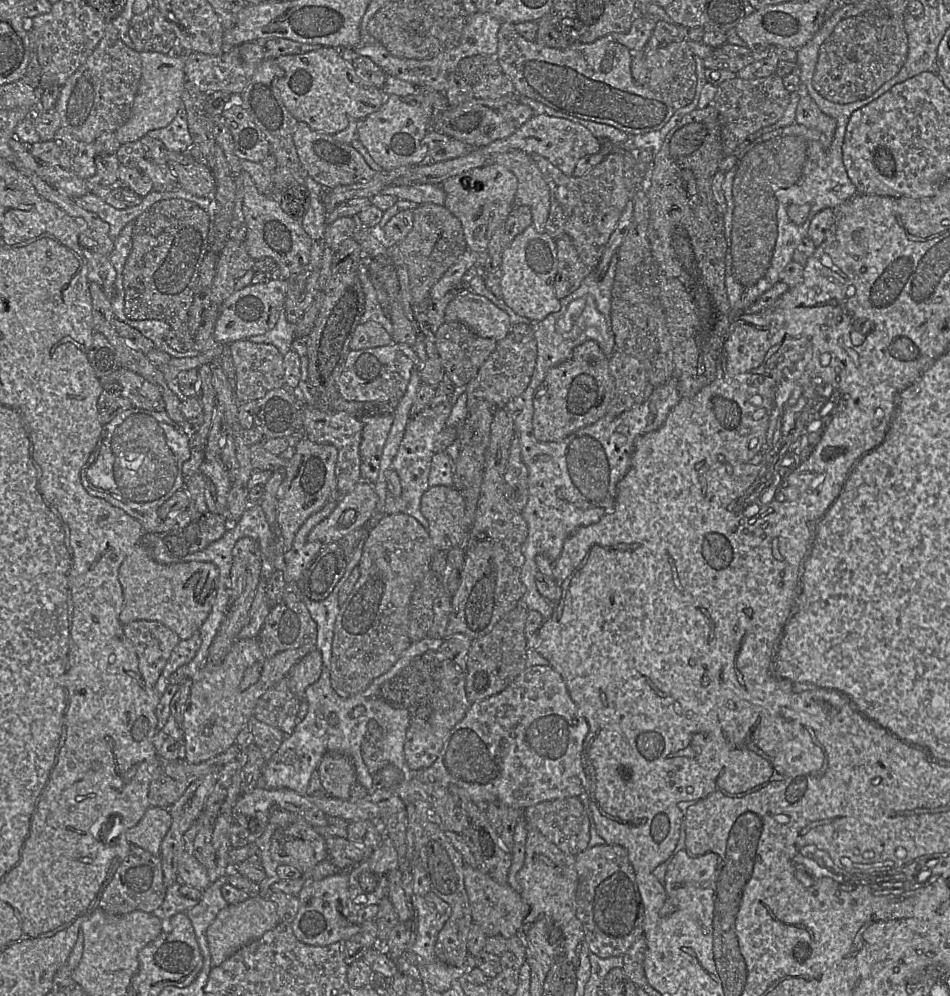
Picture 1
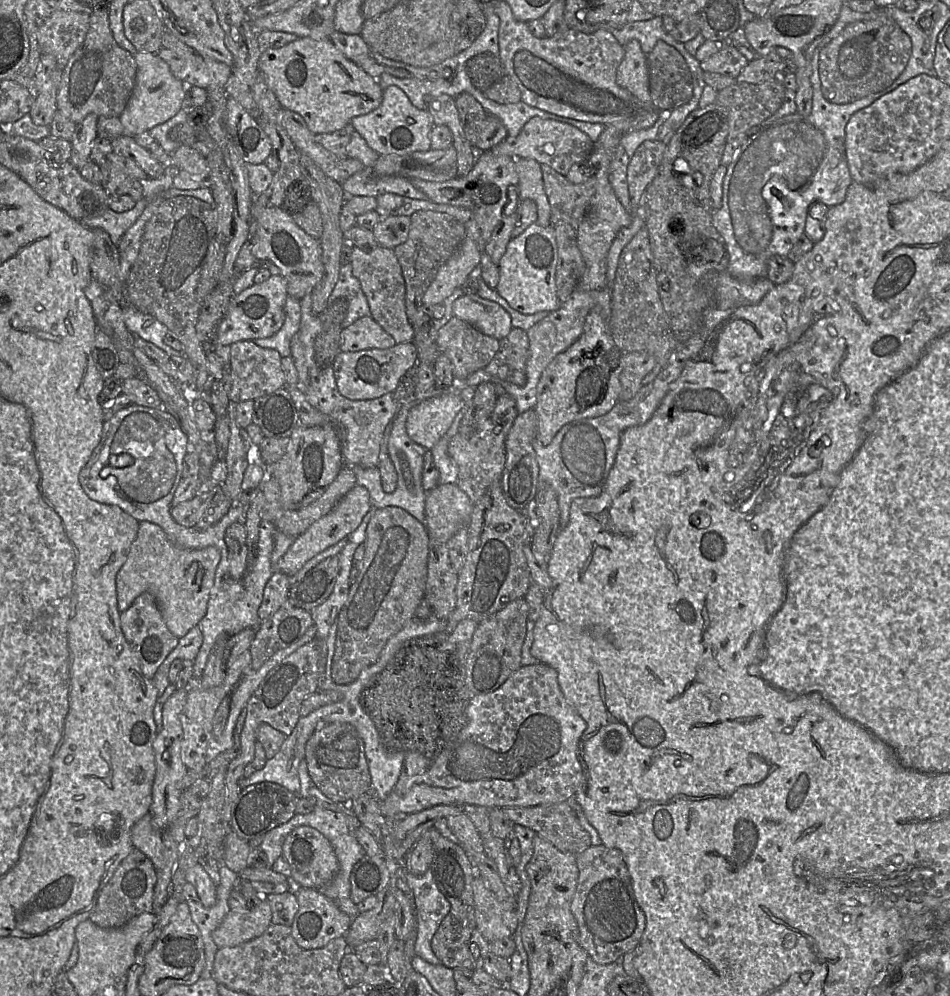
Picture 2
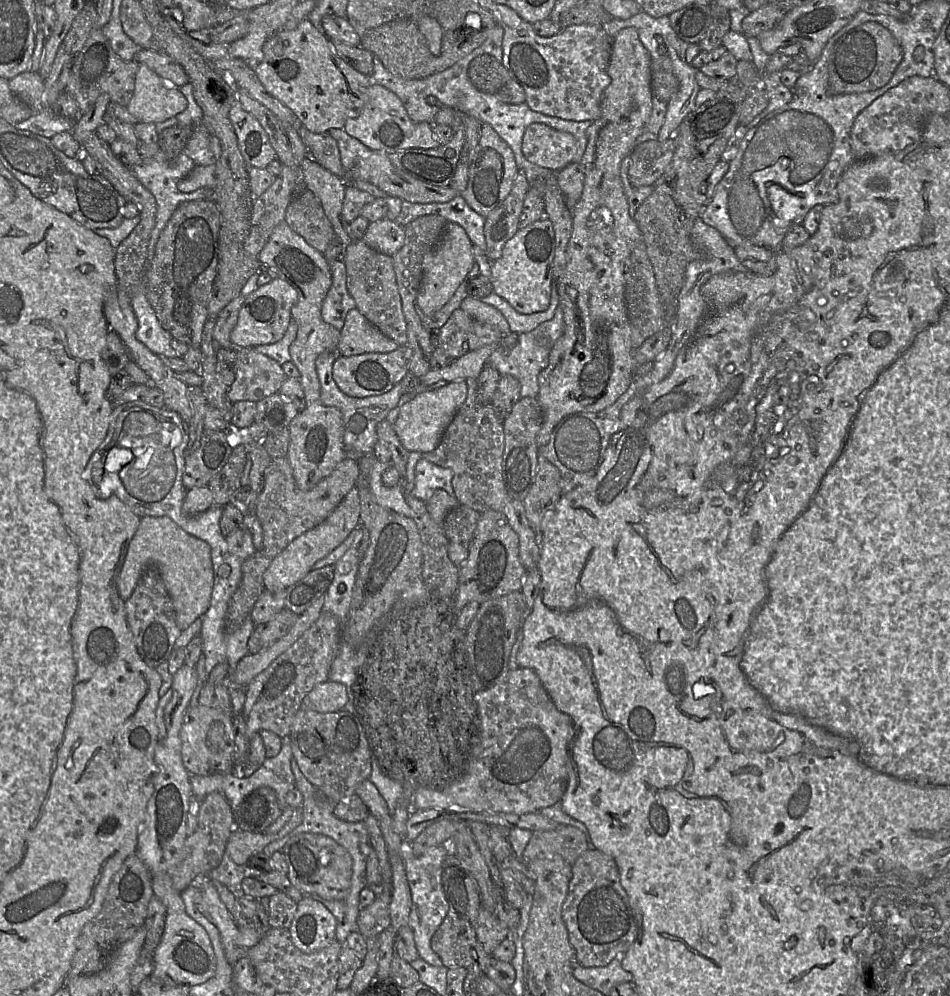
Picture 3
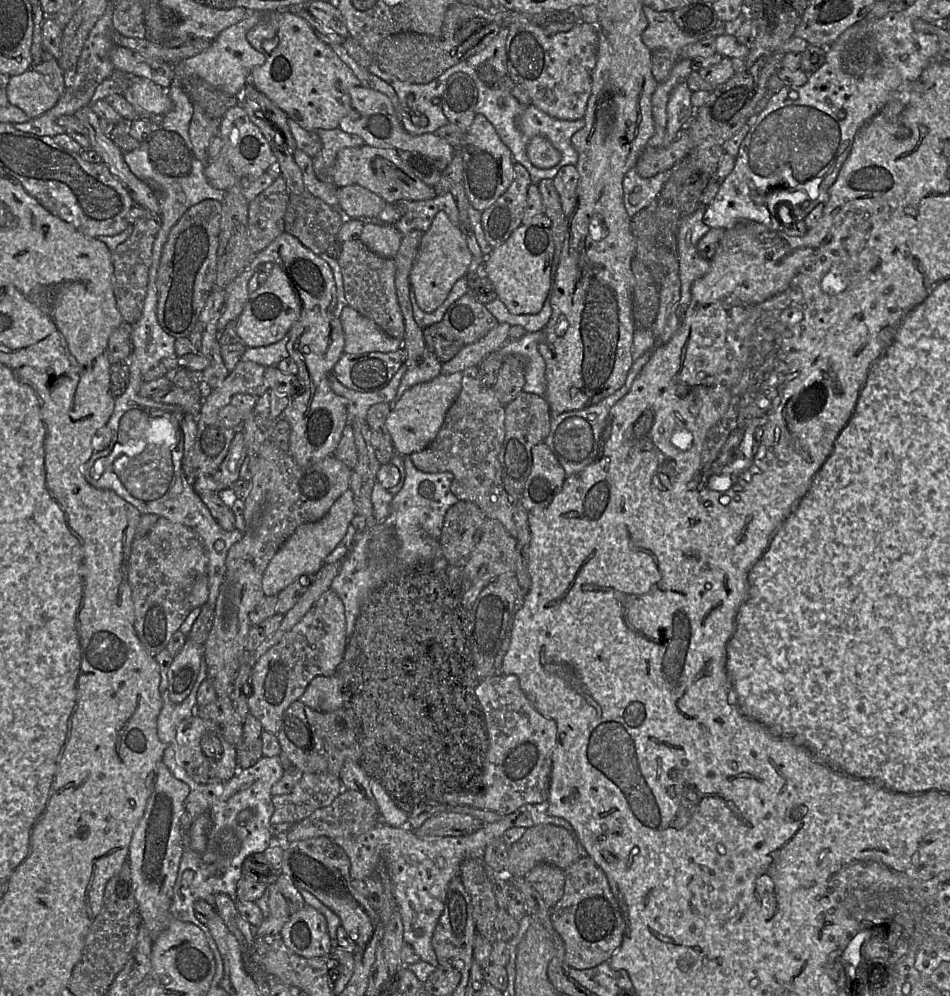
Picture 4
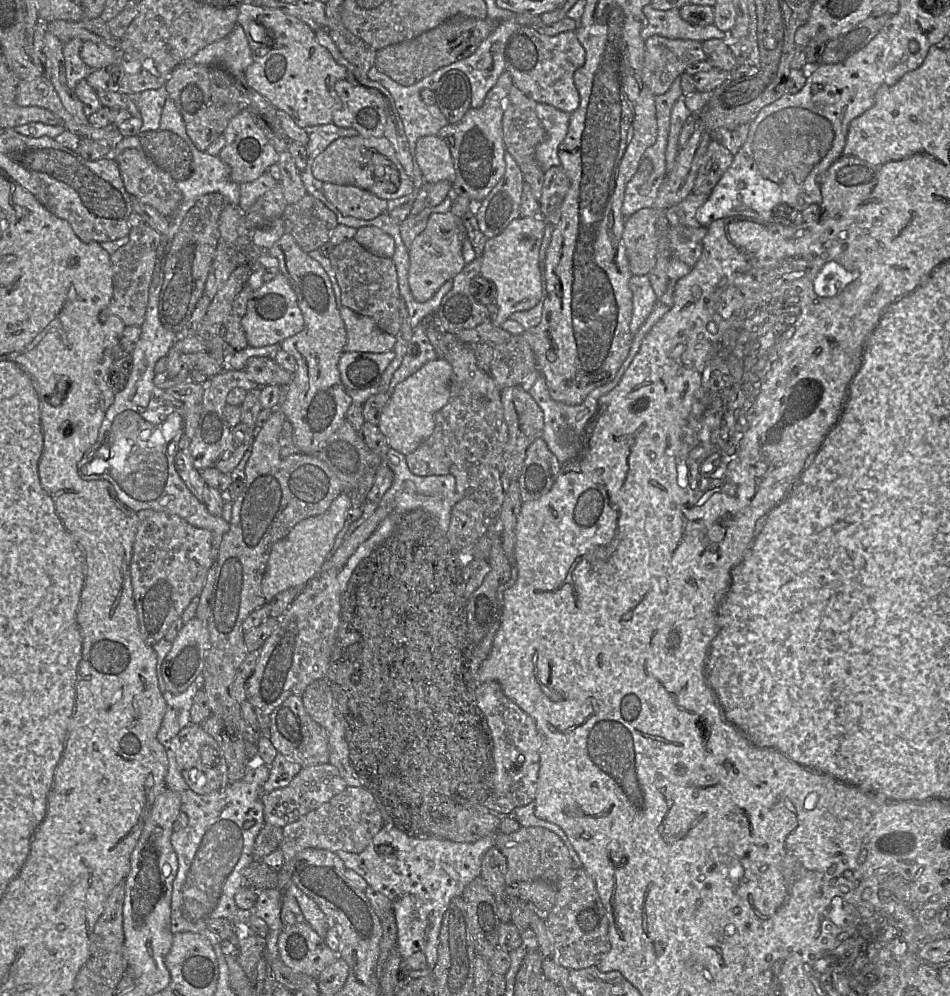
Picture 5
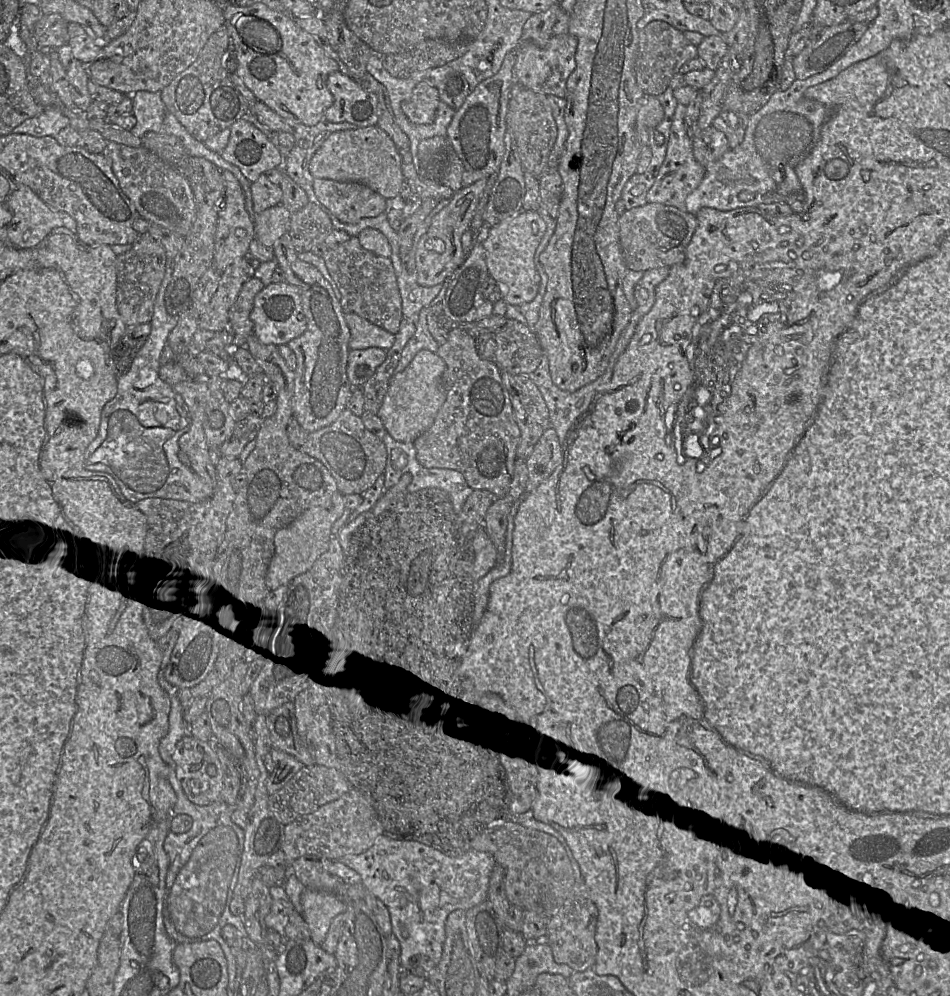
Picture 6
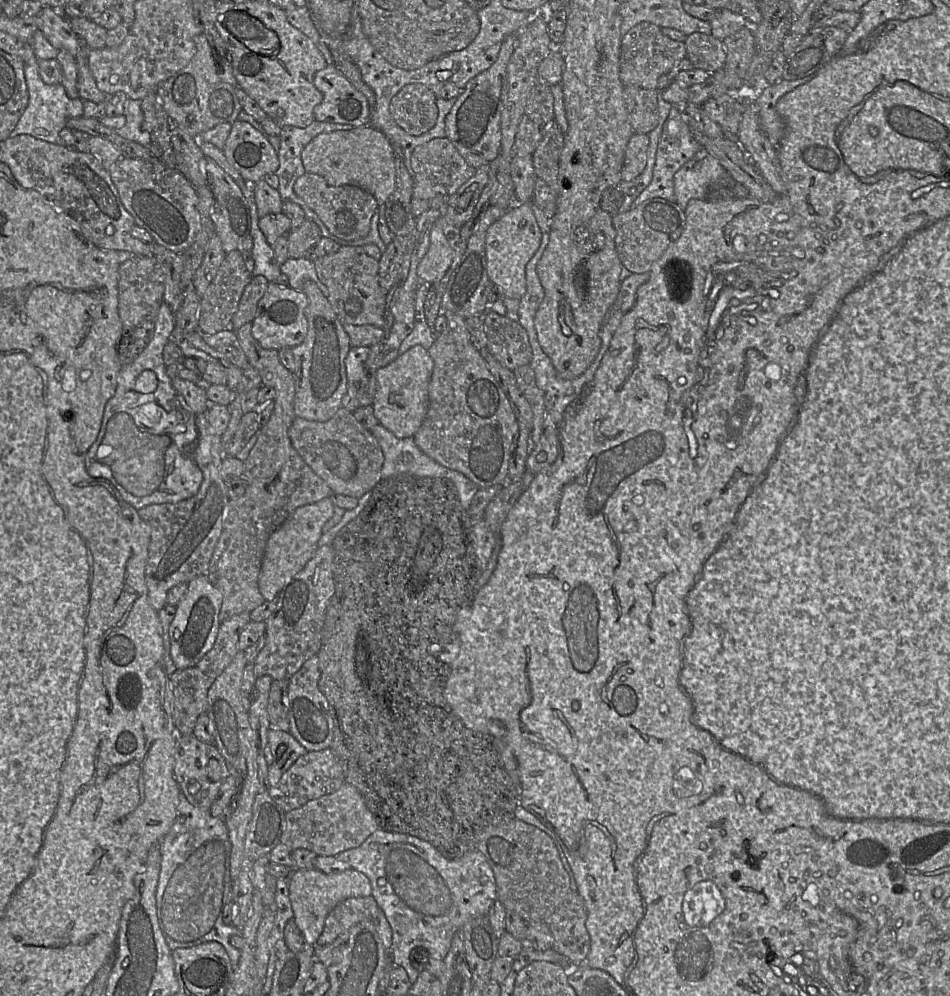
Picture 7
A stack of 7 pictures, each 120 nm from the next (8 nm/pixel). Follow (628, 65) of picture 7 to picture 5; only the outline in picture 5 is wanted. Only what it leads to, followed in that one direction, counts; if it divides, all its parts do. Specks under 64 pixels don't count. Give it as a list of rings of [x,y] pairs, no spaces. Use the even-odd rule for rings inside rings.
[[[653,35],[645,40],[642,77],[646,86],[655,96],[667,92],[674,80],[685,73],[691,63],[708,59],[702,42],[689,39],[670,39],[659,35]]]

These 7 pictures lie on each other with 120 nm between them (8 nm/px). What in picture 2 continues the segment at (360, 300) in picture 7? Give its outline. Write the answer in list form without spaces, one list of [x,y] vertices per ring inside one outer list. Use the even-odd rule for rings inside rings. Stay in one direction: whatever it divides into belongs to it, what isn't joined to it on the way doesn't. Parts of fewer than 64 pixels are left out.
[[[378,246],[371,251],[363,251],[353,247],[350,264],[367,298],[370,316],[394,338],[396,344],[413,342],[414,328],[408,321],[405,307],[405,280],[394,250]]]

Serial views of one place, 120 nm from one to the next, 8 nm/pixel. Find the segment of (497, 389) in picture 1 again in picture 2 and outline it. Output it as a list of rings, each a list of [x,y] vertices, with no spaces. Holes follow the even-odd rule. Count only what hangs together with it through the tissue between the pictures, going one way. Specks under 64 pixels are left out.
[[[512,328],[506,337],[499,340],[499,349],[484,370],[495,379],[523,386],[527,380],[528,355],[527,332],[520,328]]]

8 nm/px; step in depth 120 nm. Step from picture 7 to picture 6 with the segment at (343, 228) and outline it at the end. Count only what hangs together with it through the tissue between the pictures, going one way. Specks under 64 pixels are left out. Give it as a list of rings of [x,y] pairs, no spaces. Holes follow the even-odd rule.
[[[314,178],[318,200],[342,223],[354,224],[383,213],[386,199],[360,182]]]

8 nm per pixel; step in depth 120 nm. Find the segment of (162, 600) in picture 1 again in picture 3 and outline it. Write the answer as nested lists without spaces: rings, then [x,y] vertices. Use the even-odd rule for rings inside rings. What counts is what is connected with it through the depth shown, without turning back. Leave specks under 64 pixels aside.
[[[167,516],[141,517],[117,575],[118,594],[124,602],[131,597],[142,575],[149,568],[159,573],[165,585],[180,631],[187,629],[205,614],[210,606],[214,585],[211,548],[205,541],[186,533]]]

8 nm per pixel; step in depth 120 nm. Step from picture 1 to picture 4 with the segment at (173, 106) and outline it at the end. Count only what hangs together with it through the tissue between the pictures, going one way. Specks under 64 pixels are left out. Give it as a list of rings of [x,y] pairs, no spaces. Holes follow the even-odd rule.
[[[131,77],[131,84],[124,96],[132,105],[141,108],[150,116],[165,115],[173,107],[167,91],[143,77]]]

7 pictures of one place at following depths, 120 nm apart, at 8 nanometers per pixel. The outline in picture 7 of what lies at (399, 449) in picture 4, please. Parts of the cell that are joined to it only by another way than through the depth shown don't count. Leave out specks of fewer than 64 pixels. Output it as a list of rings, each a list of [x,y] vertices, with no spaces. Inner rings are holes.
[[[415,345],[376,371],[373,412],[379,423],[398,438],[413,437],[422,425],[429,405],[428,386],[433,365],[428,350]]]

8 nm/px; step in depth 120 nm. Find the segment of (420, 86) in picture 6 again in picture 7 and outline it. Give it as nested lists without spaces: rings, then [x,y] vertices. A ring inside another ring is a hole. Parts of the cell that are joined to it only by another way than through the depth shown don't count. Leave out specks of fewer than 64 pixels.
[[[423,84],[406,85],[393,97],[390,113],[406,133],[420,136],[436,125],[437,100],[435,93]]]

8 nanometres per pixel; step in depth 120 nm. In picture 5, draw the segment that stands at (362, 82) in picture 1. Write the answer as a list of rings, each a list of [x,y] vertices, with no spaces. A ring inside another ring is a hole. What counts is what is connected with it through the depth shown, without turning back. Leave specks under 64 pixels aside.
[[[243,3],[238,9],[237,23],[242,26],[252,51],[252,62],[244,71],[248,85],[267,98],[277,109],[286,112],[298,127],[332,123],[334,112],[342,107],[342,101],[334,86],[337,81],[346,79],[346,68],[338,64],[329,51],[318,43],[315,32],[294,16],[251,3]]]

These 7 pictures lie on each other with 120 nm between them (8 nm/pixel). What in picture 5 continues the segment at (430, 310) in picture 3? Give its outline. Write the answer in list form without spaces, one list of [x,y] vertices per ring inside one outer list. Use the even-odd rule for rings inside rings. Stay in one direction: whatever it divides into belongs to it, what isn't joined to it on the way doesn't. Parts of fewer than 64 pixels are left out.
[[[457,196],[449,212],[434,213],[429,217],[424,231],[407,248],[410,260],[408,282],[417,302],[423,303],[431,299],[447,280],[452,280],[465,266],[461,230],[463,231],[462,218],[469,210],[470,203],[469,198]]]

